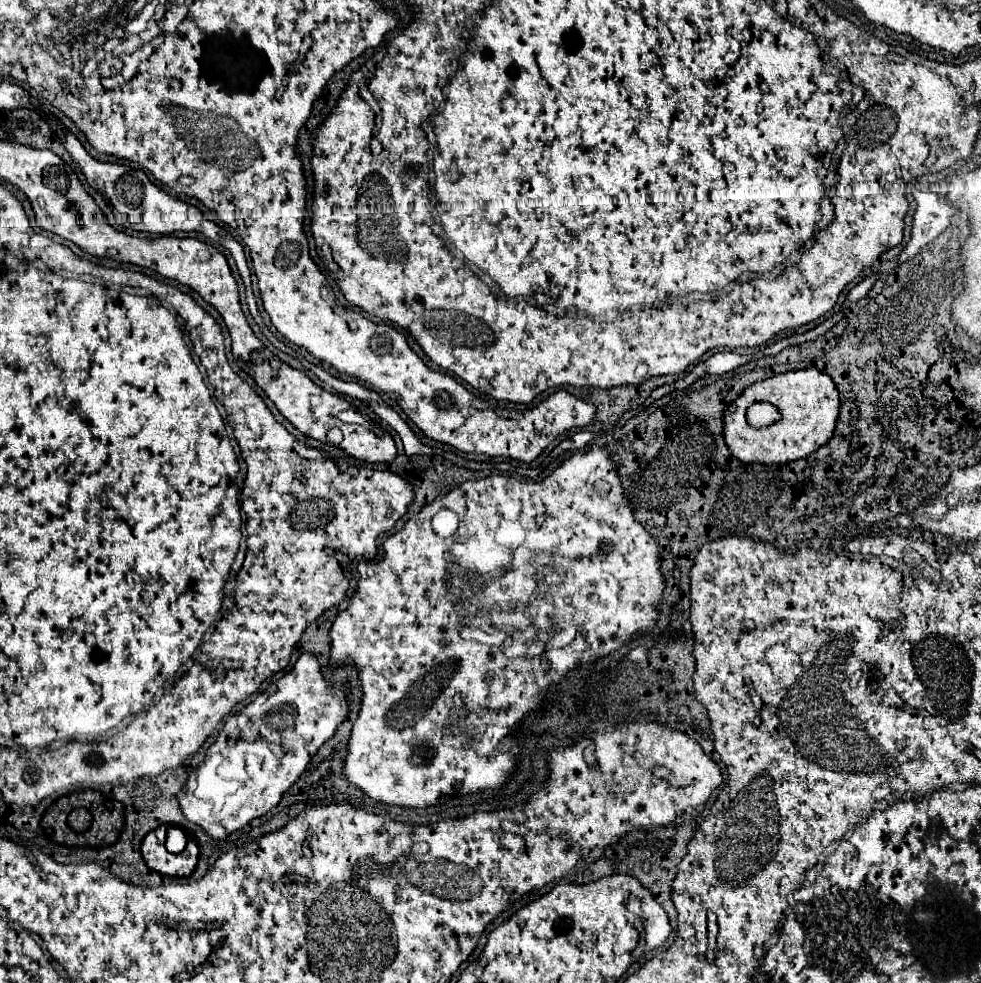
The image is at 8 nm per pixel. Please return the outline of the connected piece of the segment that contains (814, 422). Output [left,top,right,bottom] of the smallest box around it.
[725,370,839,464]

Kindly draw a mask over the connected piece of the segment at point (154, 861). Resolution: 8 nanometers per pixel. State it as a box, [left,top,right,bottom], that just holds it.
[141,826,199,876]

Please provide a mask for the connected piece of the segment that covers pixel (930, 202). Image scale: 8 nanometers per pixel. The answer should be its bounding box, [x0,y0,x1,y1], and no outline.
[907,192,957,258]

